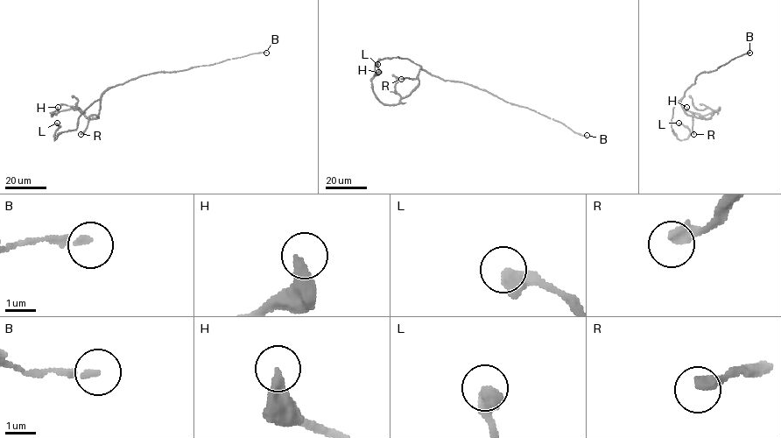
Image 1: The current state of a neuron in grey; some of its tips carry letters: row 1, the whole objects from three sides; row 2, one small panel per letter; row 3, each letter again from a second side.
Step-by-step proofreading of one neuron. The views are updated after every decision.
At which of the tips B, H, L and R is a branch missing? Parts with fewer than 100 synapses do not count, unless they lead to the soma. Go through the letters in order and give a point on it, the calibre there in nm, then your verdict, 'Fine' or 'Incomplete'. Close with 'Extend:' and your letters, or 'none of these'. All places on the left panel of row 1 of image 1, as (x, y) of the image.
B: Place: (266, 52). Thickness 160 nm. Incomplete
H: Place: (58, 107). Thickness 400 nm. Fine
L: Place: (57, 123). Thickness 550 nm. Fine
R: Place: (80, 134). Thickness 360 nm. Fine
Extend: B

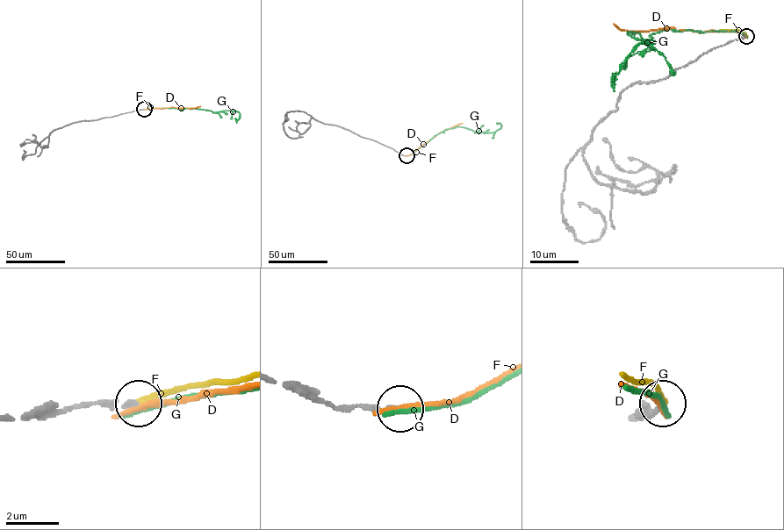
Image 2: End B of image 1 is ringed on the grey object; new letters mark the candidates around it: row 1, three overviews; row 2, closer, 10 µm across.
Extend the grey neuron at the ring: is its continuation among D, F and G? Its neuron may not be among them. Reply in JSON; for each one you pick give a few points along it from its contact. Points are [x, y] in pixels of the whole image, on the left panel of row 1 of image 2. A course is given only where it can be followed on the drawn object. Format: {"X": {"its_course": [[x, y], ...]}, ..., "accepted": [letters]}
{"accepted": []}

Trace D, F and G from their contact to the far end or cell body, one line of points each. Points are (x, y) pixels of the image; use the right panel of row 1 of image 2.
D: (746, 37), (737, 32), (694, 32), (672, 28), (623, 31), (614, 23)
F: (746, 35), (737, 31), (719, 29)
G: (747, 37), (663, 29), (651, 39), (628, 34), (650, 47), (655, 41), (641, 43), (614, 79), (612, 73)

